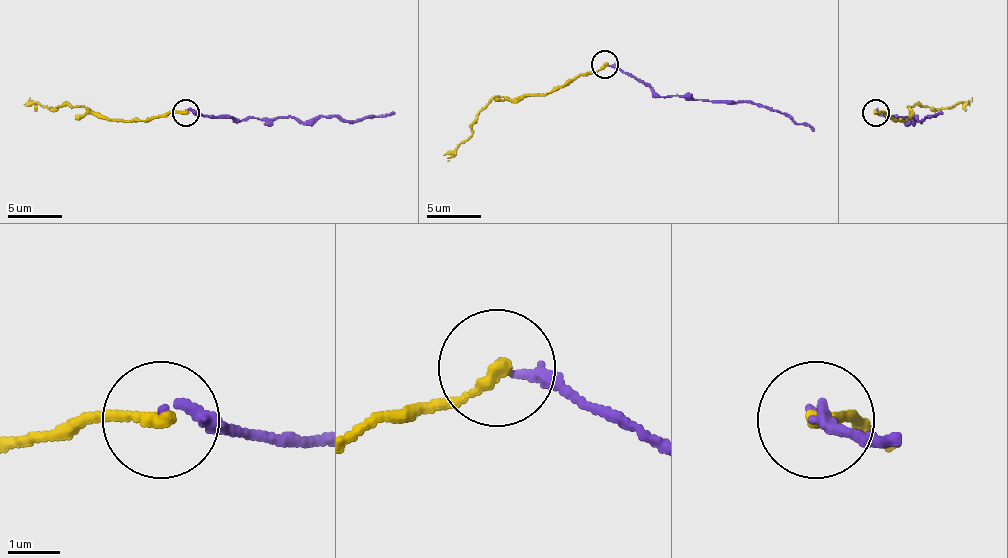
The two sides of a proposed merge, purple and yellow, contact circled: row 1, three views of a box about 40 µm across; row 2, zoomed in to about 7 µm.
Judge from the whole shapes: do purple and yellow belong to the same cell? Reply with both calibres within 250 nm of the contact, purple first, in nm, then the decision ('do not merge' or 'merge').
calibres 160 and 240 nm; do not merge

